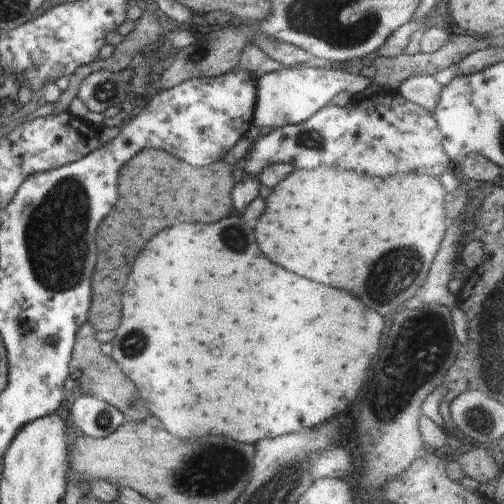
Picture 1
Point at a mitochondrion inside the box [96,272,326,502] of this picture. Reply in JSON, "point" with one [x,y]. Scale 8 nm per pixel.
{"point":[214,467]}

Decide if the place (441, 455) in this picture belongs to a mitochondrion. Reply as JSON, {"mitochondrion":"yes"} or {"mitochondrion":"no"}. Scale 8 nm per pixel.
{"mitochondrion":"no"}

